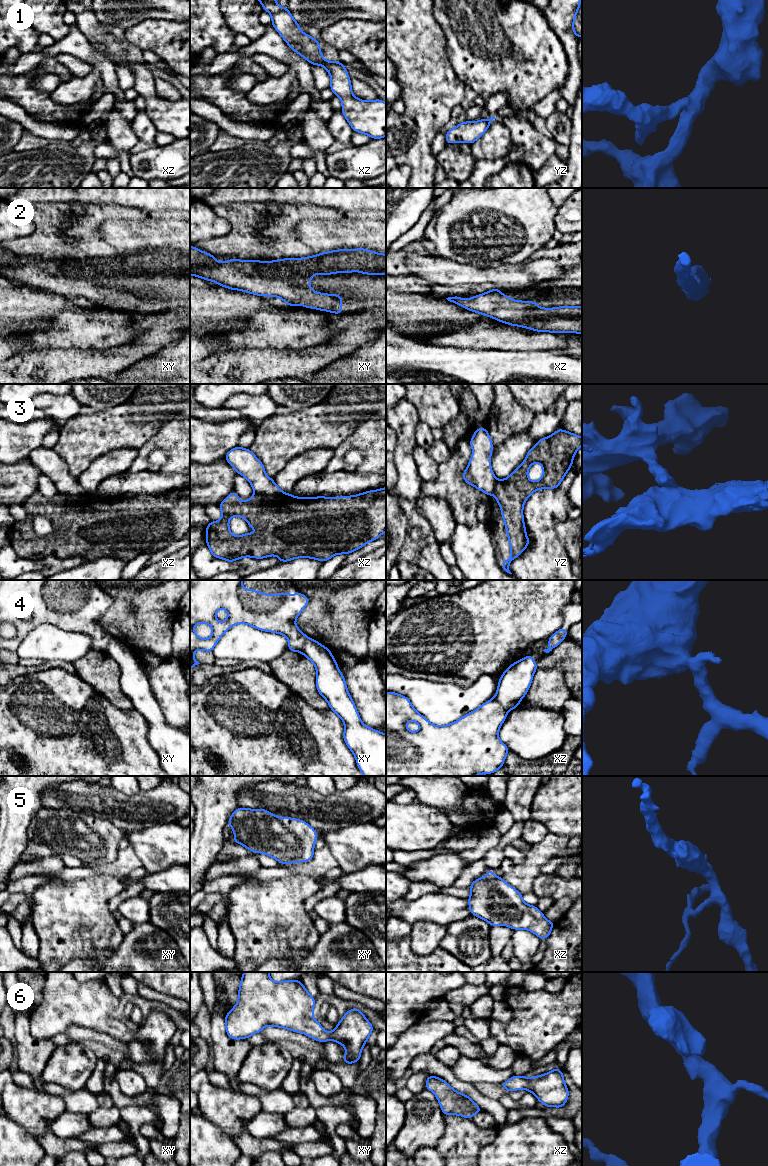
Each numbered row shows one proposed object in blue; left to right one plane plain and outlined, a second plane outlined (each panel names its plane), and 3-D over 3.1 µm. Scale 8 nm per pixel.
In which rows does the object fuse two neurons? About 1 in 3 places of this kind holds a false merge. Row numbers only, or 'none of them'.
3, 4

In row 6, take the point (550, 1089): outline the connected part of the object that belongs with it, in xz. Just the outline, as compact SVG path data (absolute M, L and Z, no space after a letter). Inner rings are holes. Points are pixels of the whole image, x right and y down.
M557 1067L551 1072L531 1078L514 1075L501 1086L509 1092L524 1088L525 1091L533 1093L546 1107L563 1108L569 1097L563 1072Z

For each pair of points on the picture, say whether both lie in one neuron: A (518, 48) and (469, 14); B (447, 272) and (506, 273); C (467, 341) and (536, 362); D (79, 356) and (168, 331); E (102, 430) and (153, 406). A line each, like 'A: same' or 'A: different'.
A: same
B: same
C: different
D: same
E: same

